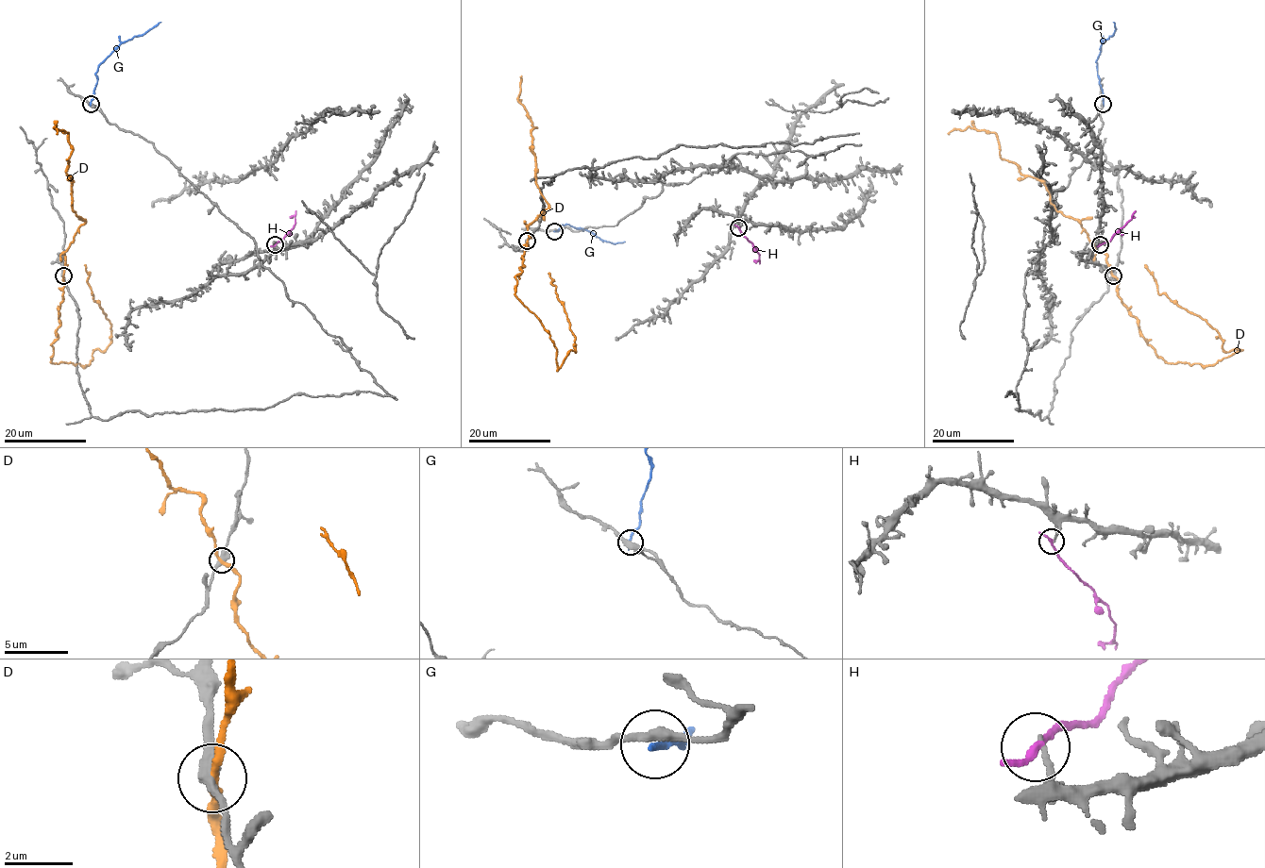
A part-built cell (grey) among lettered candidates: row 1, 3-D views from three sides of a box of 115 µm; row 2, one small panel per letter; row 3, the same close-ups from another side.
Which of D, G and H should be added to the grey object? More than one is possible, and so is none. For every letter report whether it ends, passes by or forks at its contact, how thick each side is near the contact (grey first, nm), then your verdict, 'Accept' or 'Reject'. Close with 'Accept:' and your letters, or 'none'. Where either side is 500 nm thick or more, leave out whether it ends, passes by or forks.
D: It passes by. Thickness 440 nm (grey) against 260 nm. Reject
G: It ends there. Thickness 360 nm (grey) against 220 nm. Reject
H: It passes by. Thickness 150 nm (grey) against 200 nm. Reject
Accept: none

